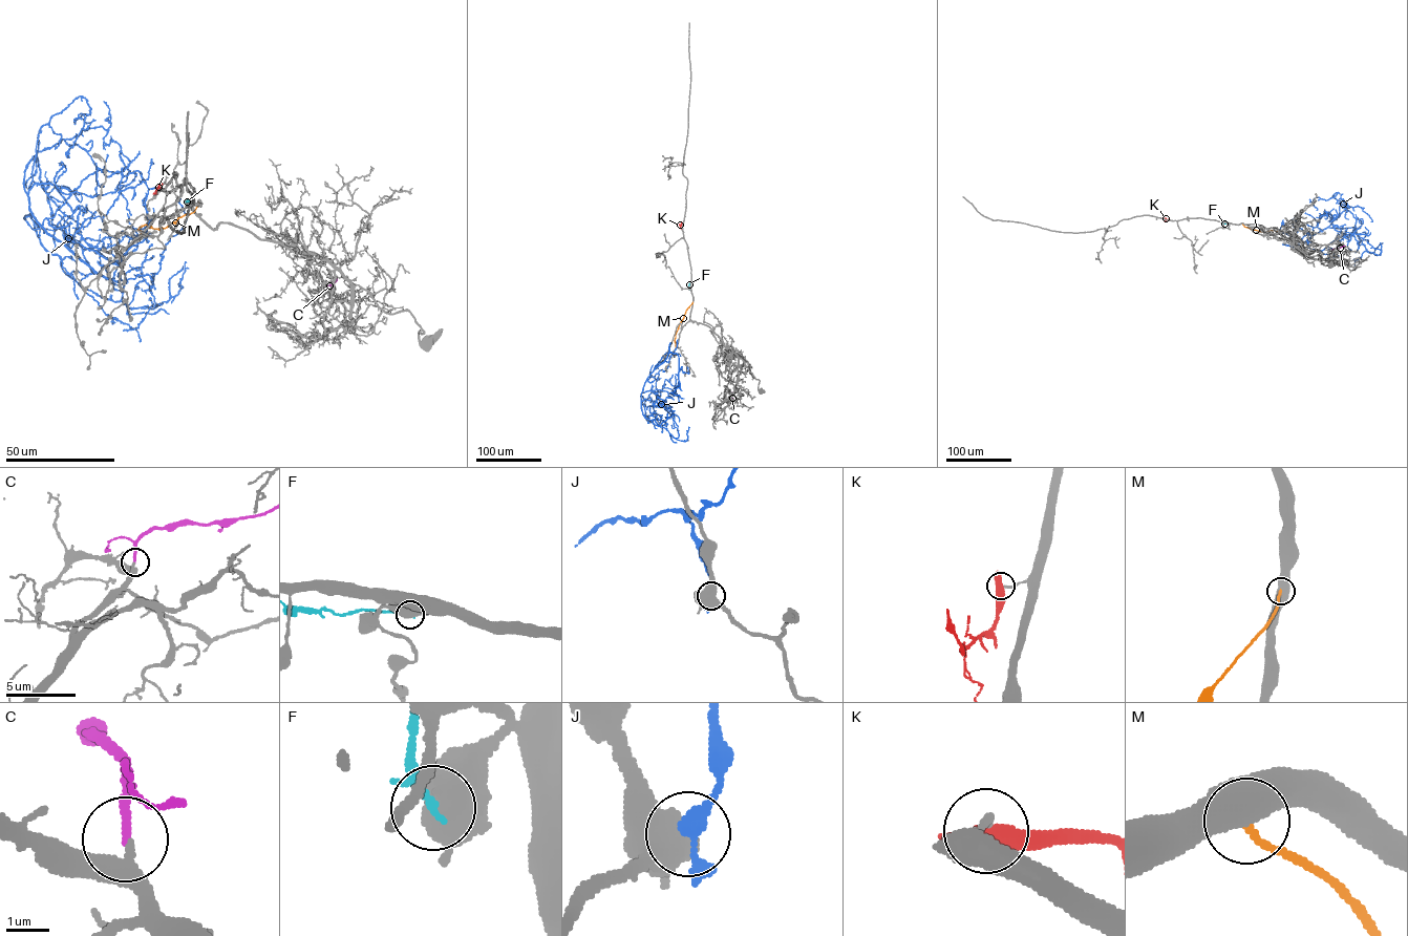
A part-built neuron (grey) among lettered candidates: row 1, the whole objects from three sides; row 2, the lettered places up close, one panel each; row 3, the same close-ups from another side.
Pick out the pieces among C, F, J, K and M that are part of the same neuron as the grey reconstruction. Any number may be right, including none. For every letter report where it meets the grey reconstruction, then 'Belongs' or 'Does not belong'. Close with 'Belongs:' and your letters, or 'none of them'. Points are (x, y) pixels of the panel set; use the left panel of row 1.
C: Touches grey at (332, 291). Belongs
F: Touches grey at (187, 201). Does not belong
J: Touches grey at (105, 230). Does not belong
K: Touches grey at (162, 184). Does not belong
M: Touches grey at (199, 201). Does not belong
Belongs: C

